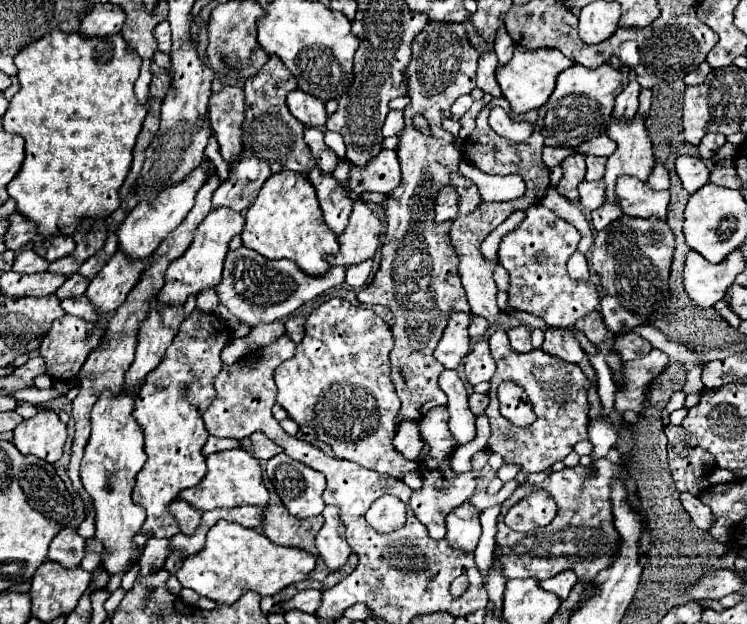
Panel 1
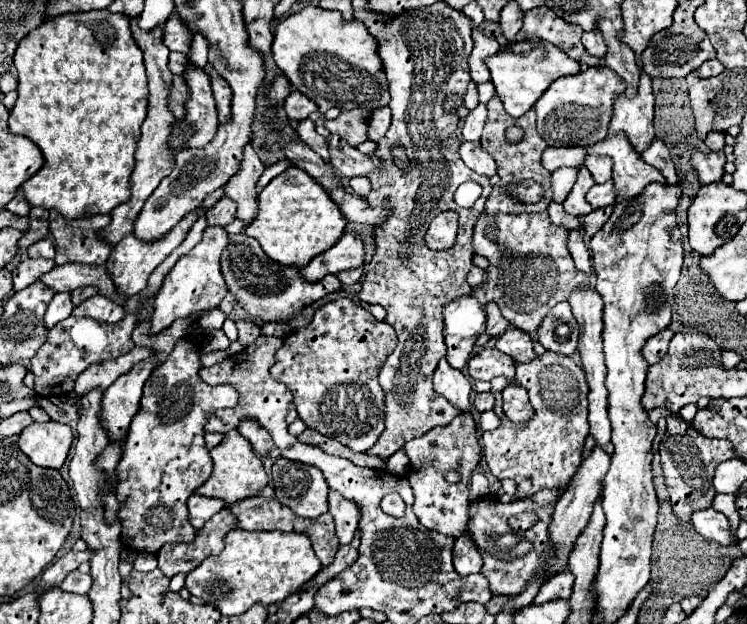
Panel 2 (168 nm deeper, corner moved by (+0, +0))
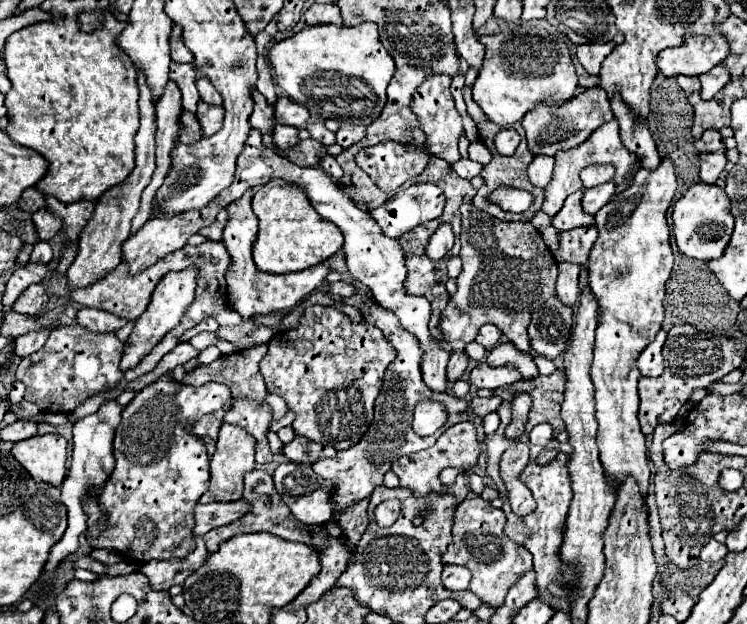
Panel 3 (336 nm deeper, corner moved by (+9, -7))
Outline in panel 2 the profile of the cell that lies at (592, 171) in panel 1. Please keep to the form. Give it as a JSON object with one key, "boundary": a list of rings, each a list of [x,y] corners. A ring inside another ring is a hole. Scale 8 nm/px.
{"boundary":[[[589,155],[585,159],[585,167],[591,171],[595,183],[605,183],[611,179],[613,173],[613,161],[605,155]]]}

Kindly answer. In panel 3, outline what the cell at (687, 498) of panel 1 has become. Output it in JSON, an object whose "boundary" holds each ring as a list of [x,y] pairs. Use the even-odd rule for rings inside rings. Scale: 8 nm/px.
{"boundary":[[[710,538],[710,542],[706,546],[702,546],[702,550],[700,550],[700,558],[706,560],[706,562],[718,562],[726,554],[728,554],[728,548],[724,544],[716,542],[714,538]]]}

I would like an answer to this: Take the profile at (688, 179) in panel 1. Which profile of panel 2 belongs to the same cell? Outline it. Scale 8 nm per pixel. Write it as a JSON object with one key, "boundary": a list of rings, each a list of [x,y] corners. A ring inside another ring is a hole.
{"boundary":[[[707,151],[707,153],[695,153],[691,157],[691,165],[697,169],[699,173],[699,181],[705,183],[713,183],[713,181],[721,181],[721,177],[725,175],[725,153],[723,151]]]}

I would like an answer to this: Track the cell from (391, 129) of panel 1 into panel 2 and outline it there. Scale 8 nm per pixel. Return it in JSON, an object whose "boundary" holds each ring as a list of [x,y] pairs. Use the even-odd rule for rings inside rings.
{"boundary":[[[381,107],[381,109],[375,109],[369,119],[367,119],[367,137],[371,141],[377,141],[379,137],[383,137],[389,129],[389,121],[391,121],[391,111],[389,107]]]}

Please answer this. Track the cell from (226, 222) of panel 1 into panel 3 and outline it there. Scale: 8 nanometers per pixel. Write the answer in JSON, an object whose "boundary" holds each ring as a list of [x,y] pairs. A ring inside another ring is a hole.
{"boundary":[[[186,268],[186,270],[180,270],[180,272],[168,272],[166,276],[162,276],[162,280],[158,282],[158,286],[156,286],[156,290],[150,298],[150,304],[148,304],[146,312],[136,320],[136,326],[134,326],[128,342],[126,342],[124,356],[122,356],[122,362],[120,362],[122,370],[134,368],[164,338],[164,334],[170,332],[180,322],[186,308],[190,308],[190,304],[194,302],[196,288],[198,288],[196,278],[198,278],[198,270],[194,270],[194,268]]]}

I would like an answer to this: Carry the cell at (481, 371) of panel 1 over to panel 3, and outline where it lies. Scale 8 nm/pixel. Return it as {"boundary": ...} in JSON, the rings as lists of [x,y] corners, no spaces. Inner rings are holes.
{"boundary":[[[480,362],[480,366],[470,370],[470,384],[476,388],[488,388],[488,390],[508,386],[520,378],[522,376],[512,366],[494,368],[494,366],[488,366],[486,362]]]}

